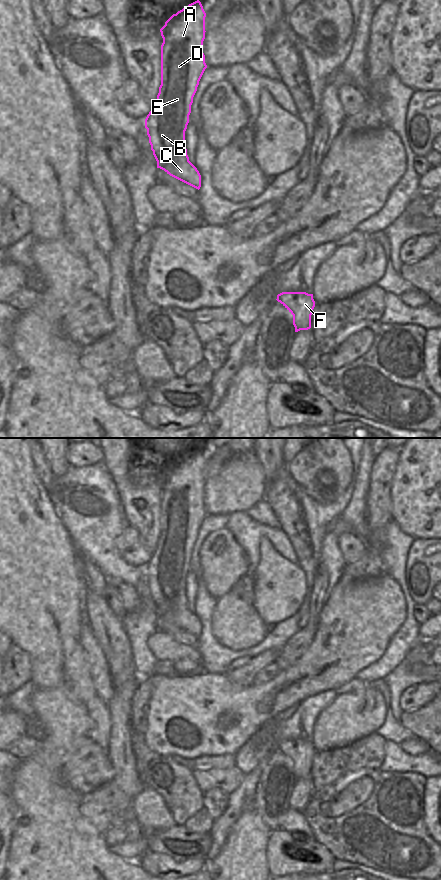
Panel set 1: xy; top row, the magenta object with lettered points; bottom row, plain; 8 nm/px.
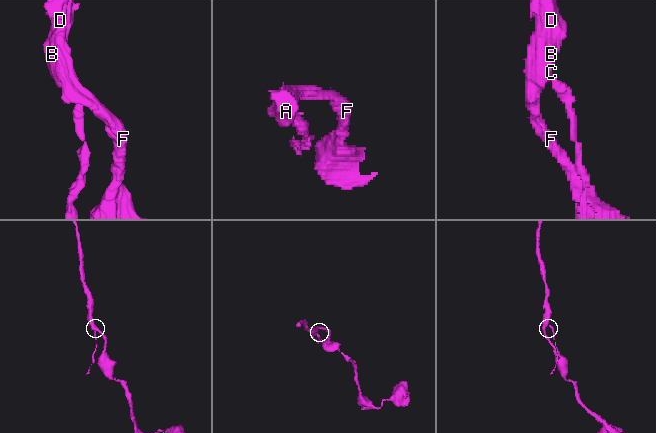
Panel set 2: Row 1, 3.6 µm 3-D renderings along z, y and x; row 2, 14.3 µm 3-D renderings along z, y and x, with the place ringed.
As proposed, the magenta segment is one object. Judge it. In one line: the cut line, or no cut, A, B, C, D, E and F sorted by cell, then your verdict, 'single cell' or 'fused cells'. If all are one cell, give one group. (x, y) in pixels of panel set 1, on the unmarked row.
no cut | A B C D E F | single cell

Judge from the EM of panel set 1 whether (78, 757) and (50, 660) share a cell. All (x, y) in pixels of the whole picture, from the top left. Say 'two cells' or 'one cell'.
two cells

